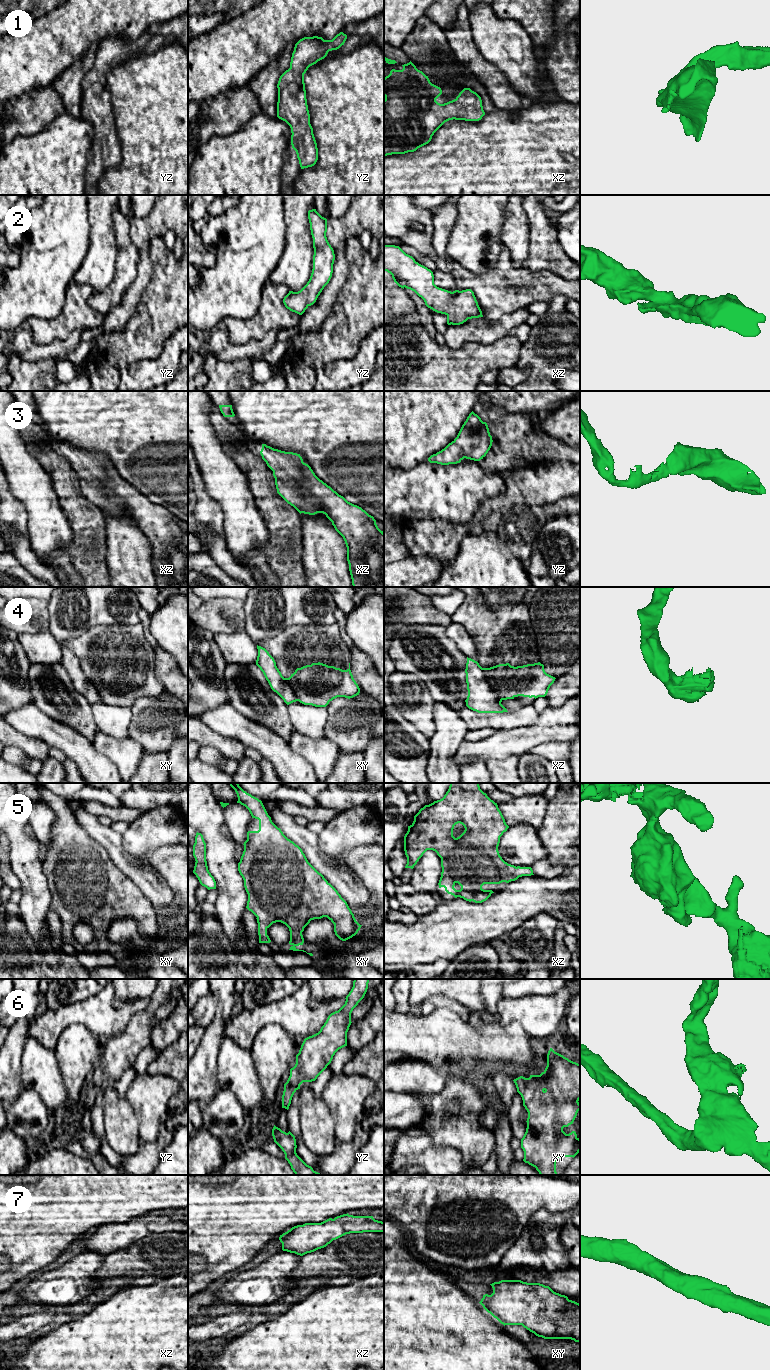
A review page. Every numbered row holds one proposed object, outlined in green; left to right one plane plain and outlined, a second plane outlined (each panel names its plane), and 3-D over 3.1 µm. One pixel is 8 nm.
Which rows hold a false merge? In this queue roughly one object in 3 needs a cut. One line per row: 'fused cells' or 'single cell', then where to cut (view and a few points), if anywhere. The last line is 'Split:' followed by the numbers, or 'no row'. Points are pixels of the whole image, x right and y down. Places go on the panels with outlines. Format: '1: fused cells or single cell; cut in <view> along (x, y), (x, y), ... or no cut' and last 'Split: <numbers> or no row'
1: single cell; no cut
2: single cell; no cut
3: single cell; no cut
4: fused cells; cut in xz along (481, 668), (491, 688), (502, 699)
5: single cell; no cut
6: single cell; no cut
7: single cell; no cut
Split: 4

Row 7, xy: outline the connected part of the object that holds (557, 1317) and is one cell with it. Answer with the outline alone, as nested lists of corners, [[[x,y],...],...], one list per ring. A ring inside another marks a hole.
[[[501,1280],[499,1282],[494,1282],[490,1284],[493,1288],[493,1293],[491,1295],[485,1294],[479,1302],[483,1308],[490,1313],[494,1318],[496,1318],[501,1324],[505,1325],[522,1325],[524,1328],[534,1333],[538,1337],[544,1339],[571,1339],[575,1342],[580,1342],[580,1304],[569,1300],[567,1296],[561,1295],[554,1292],[549,1286],[545,1286],[540,1283],[527,1283],[521,1280]]]

